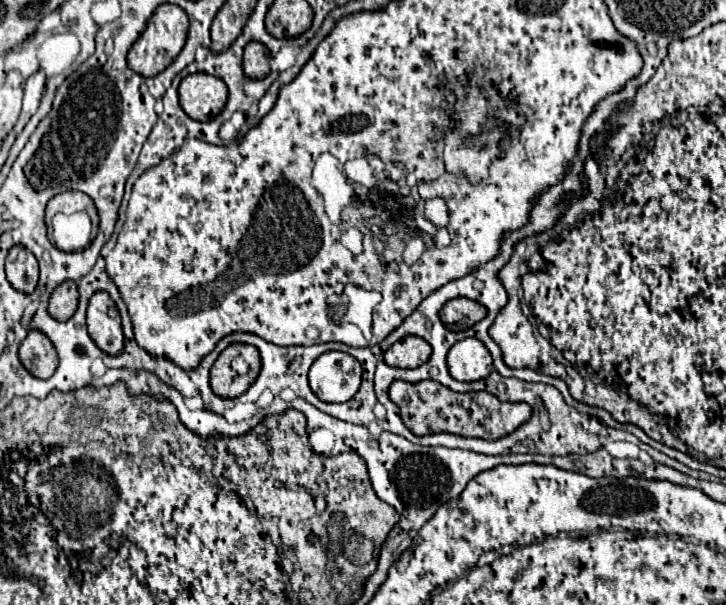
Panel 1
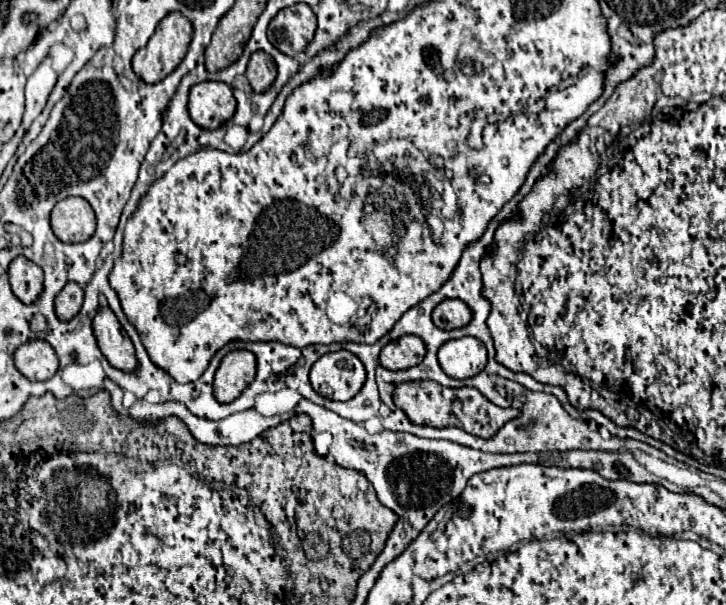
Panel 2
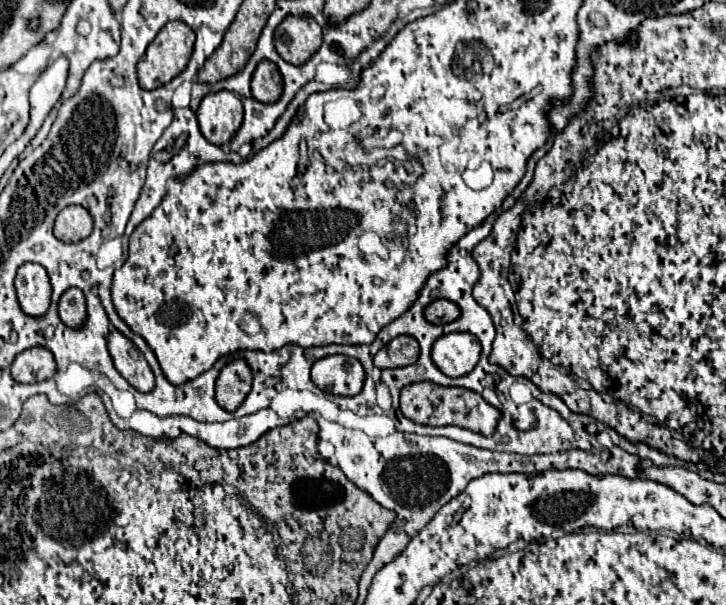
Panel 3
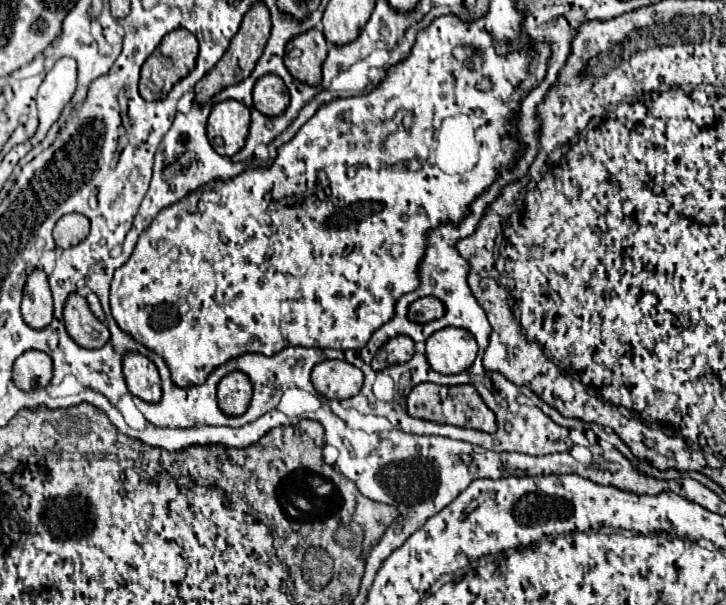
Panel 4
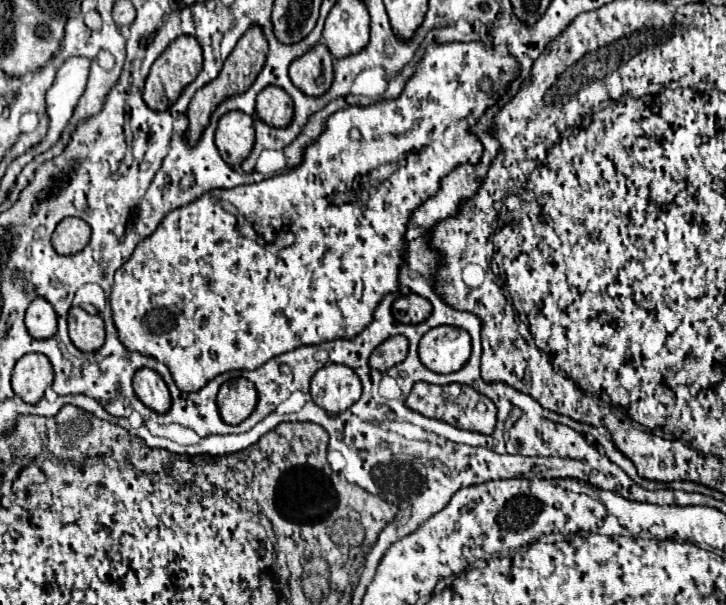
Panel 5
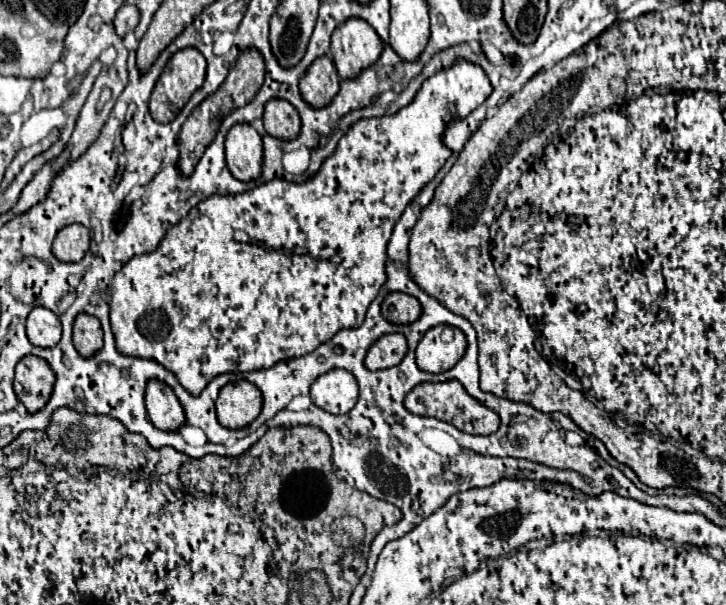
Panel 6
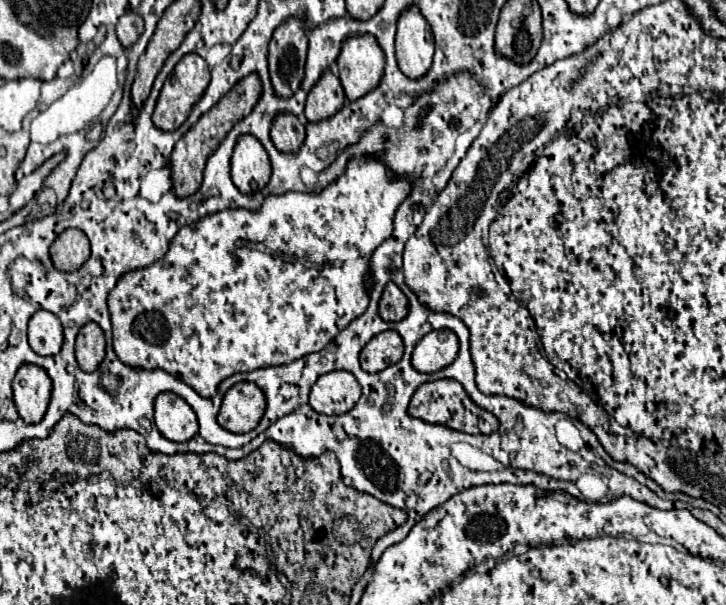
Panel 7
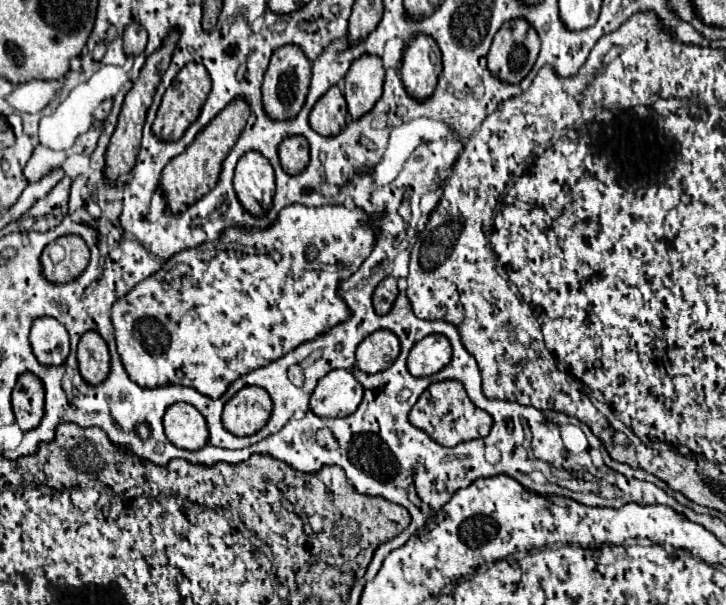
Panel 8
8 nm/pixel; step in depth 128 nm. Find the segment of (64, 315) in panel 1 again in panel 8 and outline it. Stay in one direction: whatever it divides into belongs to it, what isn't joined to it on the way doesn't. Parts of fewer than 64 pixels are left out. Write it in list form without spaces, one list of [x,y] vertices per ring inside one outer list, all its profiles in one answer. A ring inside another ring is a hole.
[[[90,330],[80,338],[78,366],[80,366],[82,378],[92,386],[98,386],[108,378],[108,374],[110,374],[110,352],[108,352],[108,346],[98,332]]]

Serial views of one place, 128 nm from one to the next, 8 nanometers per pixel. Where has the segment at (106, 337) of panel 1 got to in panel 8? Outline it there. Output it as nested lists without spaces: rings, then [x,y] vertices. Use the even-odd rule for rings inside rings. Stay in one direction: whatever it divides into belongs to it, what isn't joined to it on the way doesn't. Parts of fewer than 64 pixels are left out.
[[[172,404],[164,414],[164,432],[168,440],[184,450],[200,450],[210,442],[204,416],[190,404]]]

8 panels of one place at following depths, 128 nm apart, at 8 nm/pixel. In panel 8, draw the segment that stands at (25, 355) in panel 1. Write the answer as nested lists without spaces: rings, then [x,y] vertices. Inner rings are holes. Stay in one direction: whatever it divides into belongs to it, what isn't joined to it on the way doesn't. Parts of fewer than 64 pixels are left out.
[[[24,372],[12,390],[12,408],[22,432],[34,430],[44,416],[44,388],[32,374]]]

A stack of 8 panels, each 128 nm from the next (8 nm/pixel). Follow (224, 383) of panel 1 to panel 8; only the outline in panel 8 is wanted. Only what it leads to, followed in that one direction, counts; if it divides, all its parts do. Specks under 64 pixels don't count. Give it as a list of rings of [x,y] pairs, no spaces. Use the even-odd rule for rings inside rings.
[[[244,386],[224,406],[222,424],[234,436],[252,436],[268,424],[270,414],[272,414],[270,394],[258,386]]]

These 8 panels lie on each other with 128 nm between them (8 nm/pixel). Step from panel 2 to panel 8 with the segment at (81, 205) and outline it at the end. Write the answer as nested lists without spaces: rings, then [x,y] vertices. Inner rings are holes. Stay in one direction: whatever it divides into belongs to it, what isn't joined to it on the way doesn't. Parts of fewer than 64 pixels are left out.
[[[62,236],[56,240],[56,244],[64,246],[66,256],[60,262],[52,262],[48,250],[44,250],[40,256],[42,276],[48,278],[52,284],[72,282],[86,270],[88,262],[90,262],[88,246],[80,236]]]

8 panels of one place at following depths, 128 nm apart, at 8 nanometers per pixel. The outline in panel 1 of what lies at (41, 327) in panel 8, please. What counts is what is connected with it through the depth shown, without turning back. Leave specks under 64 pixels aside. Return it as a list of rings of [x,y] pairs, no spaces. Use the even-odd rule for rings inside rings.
[[[14,246],[6,258],[6,278],[18,292],[32,294],[38,284],[38,262],[32,252]]]

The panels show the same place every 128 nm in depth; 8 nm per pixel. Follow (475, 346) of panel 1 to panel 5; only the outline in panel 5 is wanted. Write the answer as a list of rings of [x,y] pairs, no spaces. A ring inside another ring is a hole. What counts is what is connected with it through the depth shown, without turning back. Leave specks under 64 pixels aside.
[[[436,326],[428,330],[418,346],[422,364],[438,374],[460,370],[472,352],[470,336],[456,326]]]

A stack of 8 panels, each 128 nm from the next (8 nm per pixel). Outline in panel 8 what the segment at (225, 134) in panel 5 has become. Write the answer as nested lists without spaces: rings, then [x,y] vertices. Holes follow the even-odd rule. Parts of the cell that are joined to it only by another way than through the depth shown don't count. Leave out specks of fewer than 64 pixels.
[[[248,152],[240,158],[234,176],[234,190],[246,212],[264,216],[272,208],[276,184],[274,170],[258,152]]]

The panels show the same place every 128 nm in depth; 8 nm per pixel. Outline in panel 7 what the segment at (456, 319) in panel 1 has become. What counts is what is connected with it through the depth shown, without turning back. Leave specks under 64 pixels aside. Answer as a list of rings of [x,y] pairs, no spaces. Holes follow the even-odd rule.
[[[394,282],[386,284],[382,298],[380,298],[380,304],[378,304],[378,312],[386,322],[398,322],[406,316],[408,300]]]

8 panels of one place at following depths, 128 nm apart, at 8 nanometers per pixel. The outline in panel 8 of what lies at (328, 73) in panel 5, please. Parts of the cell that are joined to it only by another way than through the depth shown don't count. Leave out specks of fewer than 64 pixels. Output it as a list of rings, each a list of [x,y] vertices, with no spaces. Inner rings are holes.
[[[332,86],[312,108],[310,126],[322,136],[336,136],[346,128],[346,100],[336,86]]]

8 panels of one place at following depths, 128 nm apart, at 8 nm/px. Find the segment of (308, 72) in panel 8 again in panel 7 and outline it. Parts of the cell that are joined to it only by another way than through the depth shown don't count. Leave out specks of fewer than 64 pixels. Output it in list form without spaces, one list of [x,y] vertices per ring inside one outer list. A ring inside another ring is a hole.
[[[286,20],[276,28],[270,40],[268,68],[274,94],[280,98],[290,98],[300,90],[304,80],[308,38],[300,20]]]

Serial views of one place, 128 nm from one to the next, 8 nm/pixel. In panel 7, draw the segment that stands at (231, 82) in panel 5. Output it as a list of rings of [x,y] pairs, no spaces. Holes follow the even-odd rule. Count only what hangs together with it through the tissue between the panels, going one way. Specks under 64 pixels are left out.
[[[246,76],[244,80],[240,80],[240,84],[236,84],[236,88],[232,88],[222,100],[220,104],[216,104],[214,108],[210,108],[198,122],[196,126],[192,126],[174,146],[174,152],[170,156],[170,172],[172,172],[172,190],[178,198],[186,198],[192,196],[194,192],[200,190],[202,186],[202,178],[204,178],[204,168],[206,168],[206,160],[212,156],[212,152],[216,152],[216,148],[222,144],[222,140],[226,138],[226,134],[234,128],[236,122],[240,122],[242,118],[246,118],[252,108],[256,106],[258,98],[260,98],[260,80],[258,76]]]

